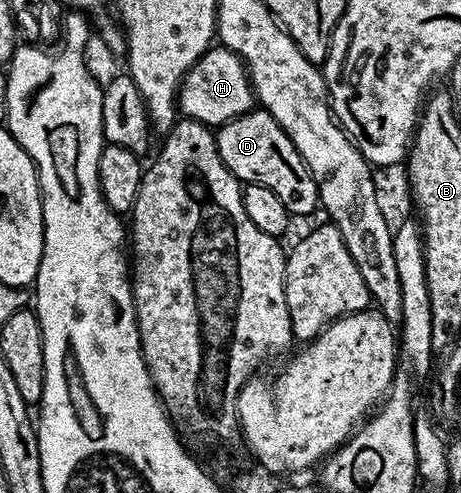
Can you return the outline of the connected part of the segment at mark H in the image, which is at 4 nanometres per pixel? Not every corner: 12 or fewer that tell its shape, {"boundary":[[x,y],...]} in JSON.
{"boundary":[[212,47],[183,74],[177,109],[218,127],[256,101],[243,60]]}

